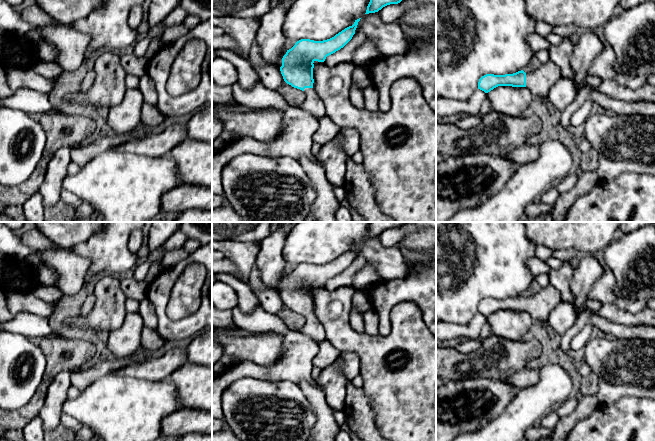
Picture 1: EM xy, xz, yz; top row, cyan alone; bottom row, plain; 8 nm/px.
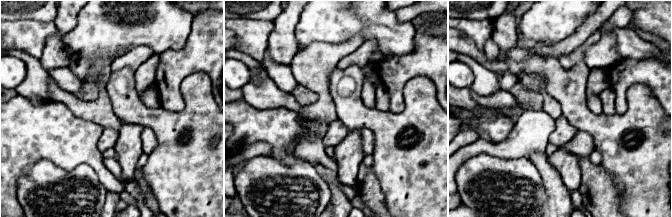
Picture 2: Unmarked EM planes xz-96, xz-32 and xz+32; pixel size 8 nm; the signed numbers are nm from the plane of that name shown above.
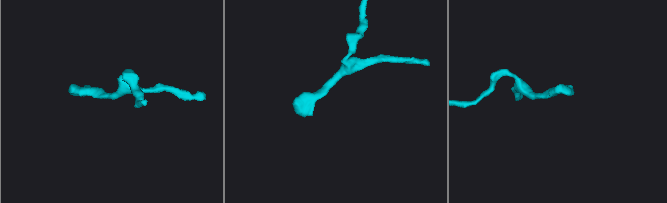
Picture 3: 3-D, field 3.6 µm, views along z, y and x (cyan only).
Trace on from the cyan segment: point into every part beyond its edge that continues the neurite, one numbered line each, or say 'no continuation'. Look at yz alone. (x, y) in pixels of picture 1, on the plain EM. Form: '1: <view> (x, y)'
1: yz (540, 305)

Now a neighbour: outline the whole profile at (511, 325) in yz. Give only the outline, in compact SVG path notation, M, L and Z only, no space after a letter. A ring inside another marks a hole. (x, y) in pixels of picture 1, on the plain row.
M498 310L487 317L492 335L518 341L529 331L533 317L527 311Z

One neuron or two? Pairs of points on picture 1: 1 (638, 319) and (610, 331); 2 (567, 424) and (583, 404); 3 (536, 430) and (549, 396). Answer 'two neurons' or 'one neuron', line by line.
1: two neurons
2: one neuron
3: two neurons

